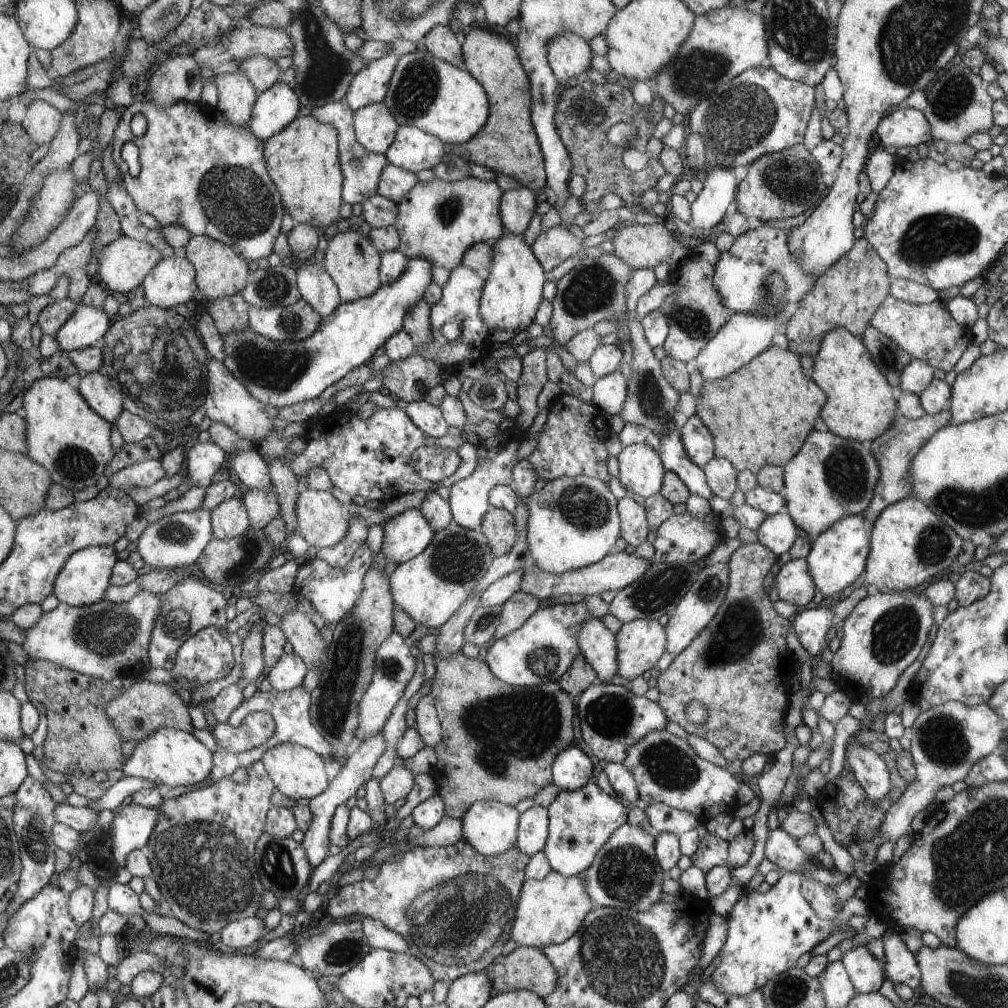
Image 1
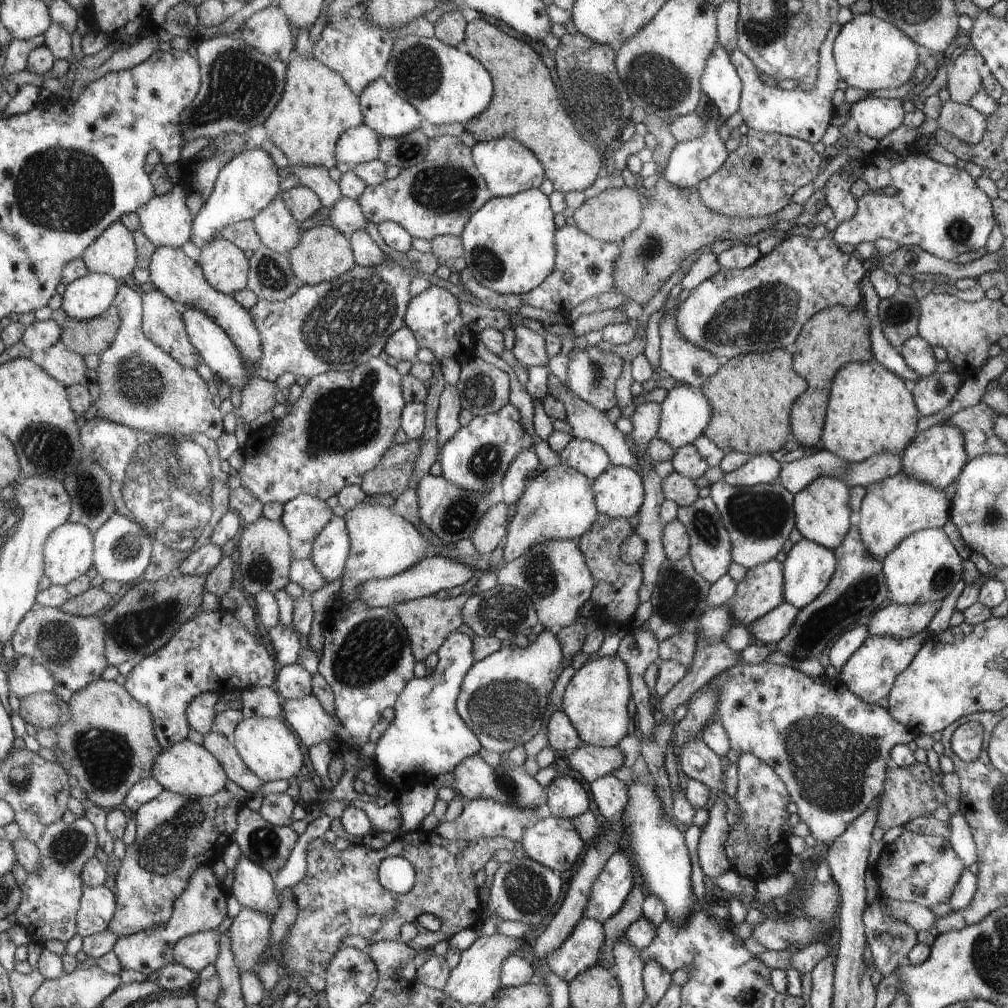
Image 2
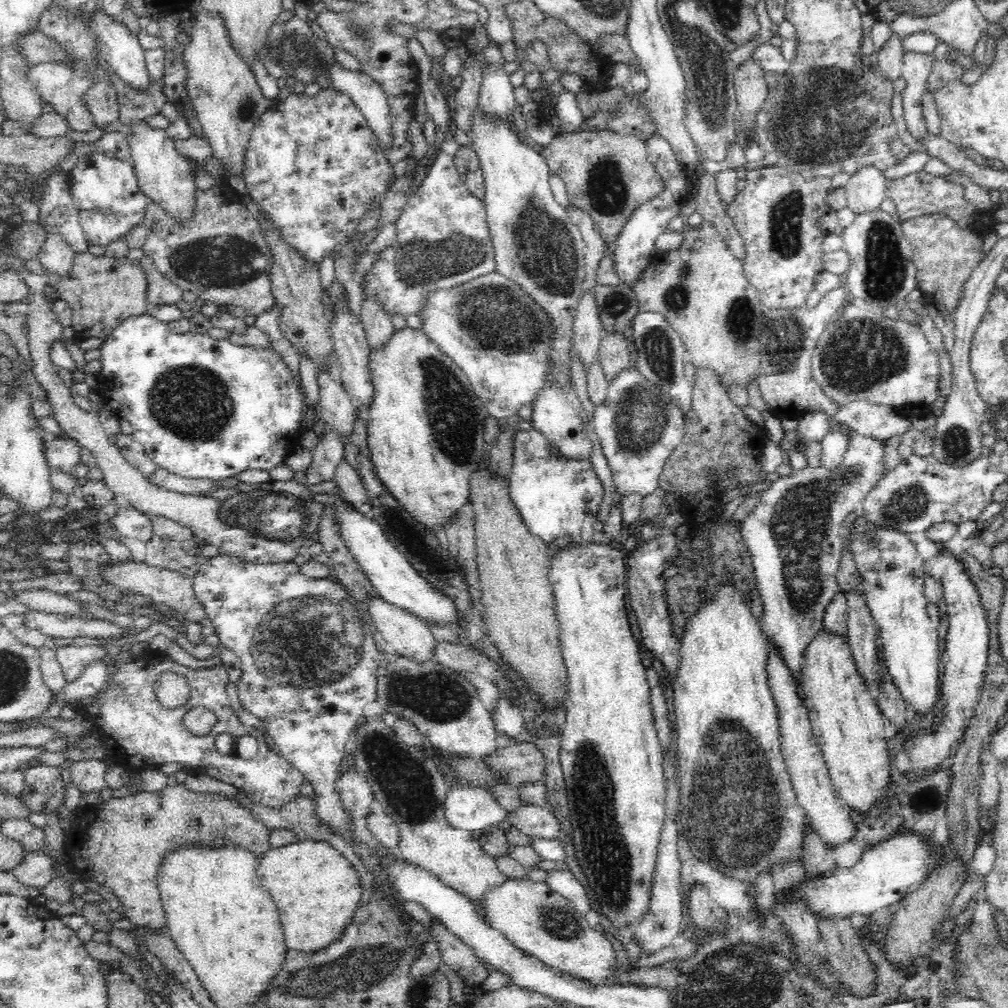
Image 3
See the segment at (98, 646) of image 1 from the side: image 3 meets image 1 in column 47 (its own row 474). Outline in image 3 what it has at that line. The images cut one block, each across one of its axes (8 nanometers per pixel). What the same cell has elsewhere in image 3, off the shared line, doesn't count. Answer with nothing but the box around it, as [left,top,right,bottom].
[591,367,686,497]

